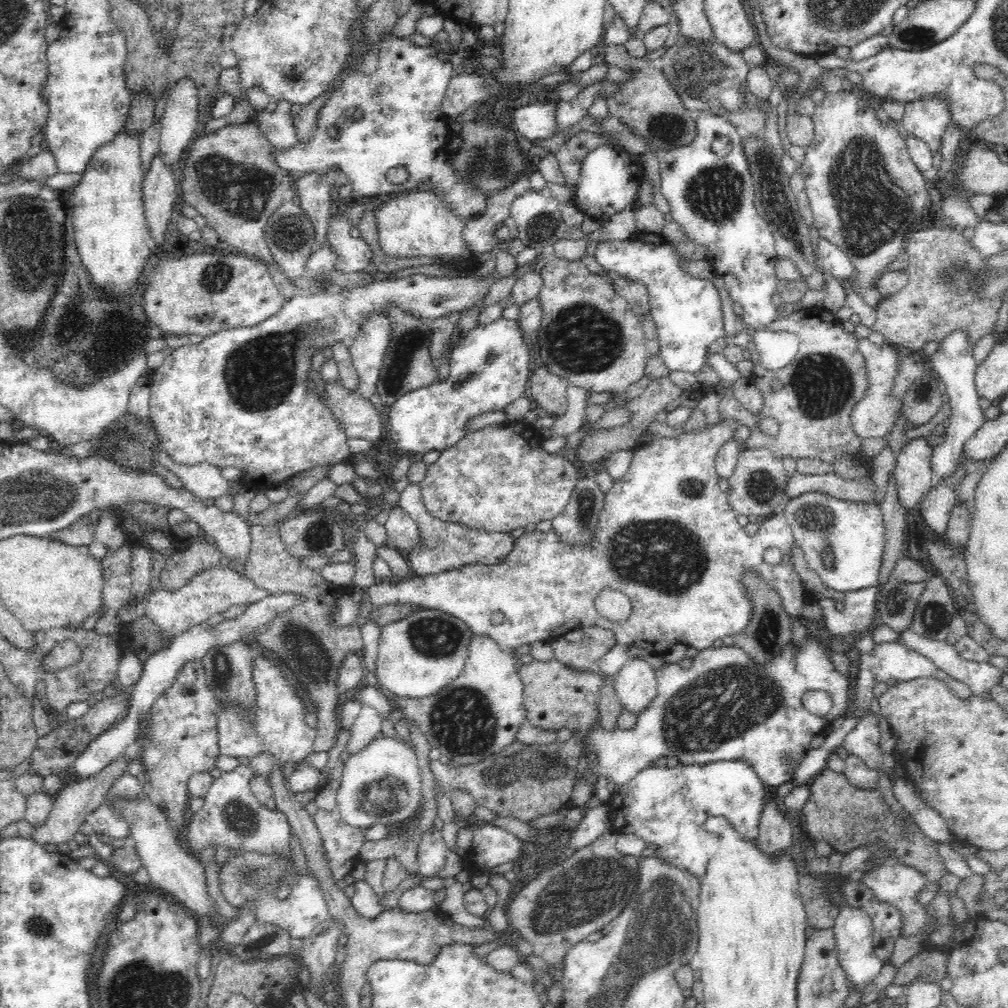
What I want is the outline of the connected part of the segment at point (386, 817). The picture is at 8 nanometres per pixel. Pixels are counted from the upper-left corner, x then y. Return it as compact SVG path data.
M395 737L374 738L364 750L354 752L343 764L343 774L337 788L337 807L341 819L349 826L366 830L373 825L400 825L416 816L423 805L422 776L418 758L412 749L398 742Z

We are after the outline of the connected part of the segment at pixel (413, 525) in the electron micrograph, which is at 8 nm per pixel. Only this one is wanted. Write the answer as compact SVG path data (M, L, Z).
M399 505L392 506L384 528L387 538L396 544L394 548L397 550L410 552L414 546L418 546L420 540L418 523Z

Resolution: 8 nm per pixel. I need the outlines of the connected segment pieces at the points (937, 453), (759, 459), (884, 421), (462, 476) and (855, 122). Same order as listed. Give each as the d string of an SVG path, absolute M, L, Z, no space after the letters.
M955 332L938 344L938 350L932 355L908 354L916 359L916 362L923 367L930 364L932 374L936 373L947 387L947 401L951 406L950 424L946 427L946 442L933 448L932 454L932 484L936 485L940 481L945 481L952 471L956 470L957 464L963 454L966 442L982 426L985 421L984 410L979 403L977 395L975 375L977 370L977 360L974 357L974 348L969 345L969 338L965 332Z
M743 448L738 462L729 481L727 492L728 502L736 516L744 514L752 520L761 520L768 515L781 512L789 501L786 497L786 482L788 480L782 459L776 458L766 448Z
M859 339L859 350L866 360L866 375L868 375L868 386L863 399L852 409L851 427L860 439L888 438L894 431L894 424L898 420L898 410L903 408L903 399L890 395L894 386L894 379L899 373L900 354L894 351L892 346L885 342L881 346L873 344L870 340Z
M496 423L480 429L466 433L455 446L442 451L436 464L427 466L419 485L424 504L434 518L486 532L517 534L528 524L552 520L566 508L582 471L562 456L544 454L544 437L533 423Z
M825 91L825 95L823 102L816 106L812 116L815 124L815 136L812 142L805 148L804 160L802 160L801 164L798 166L798 170L804 177L804 190L808 195L808 200L810 201L810 206L814 215L815 226L820 236L832 242L832 244L839 246L849 256L849 259L855 266L855 274L851 280L856 281L855 286L860 285L862 289L870 290L874 299L874 290L876 289L874 279L878 274L880 279L882 276L880 270L884 270L884 266L888 266L888 262L892 262L900 252L905 250L905 242L907 233L910 231L910 226L916 222L916 216L918 217L922 213L922 210L926 208L928 202L930 202L930 194L928 191L930 185L924 181L925 177L923 173L920 172L913 163L909 155L906 139L902 138L900 133L896 130L896 127L888 126L886 122L882 122L876 117L876 110L870 108L867 102L867 96L864 93L861 91Z

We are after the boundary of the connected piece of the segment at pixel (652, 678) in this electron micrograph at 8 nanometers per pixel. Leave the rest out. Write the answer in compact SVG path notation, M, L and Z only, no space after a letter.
M628 658L613 681L622 706L634 714L640 714L657 694L655 669L642 658Z

